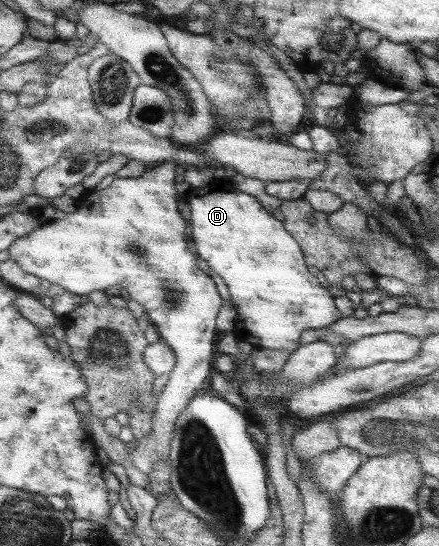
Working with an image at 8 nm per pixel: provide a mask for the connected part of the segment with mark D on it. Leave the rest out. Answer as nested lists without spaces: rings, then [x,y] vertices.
[[[214,185],[207,194],[198,195],[197,190],[190,190],[187,202],[190,205],[188,238],[191,249],[202,262],[212,267],[228,286],[232,304],[238,309],[237,323],[233,331],[236,339],[251,343],[255,348],[272,351],[279,349],[292,353],[300,346],[300,337],[304,331],[322,330],[341,319],[339,310],[334,305],[334,296],[312,275],[304,262],[304,254],[298,242],[280,219],[275,219],[252,195],[242,192],[228,192],[223,185]]]

